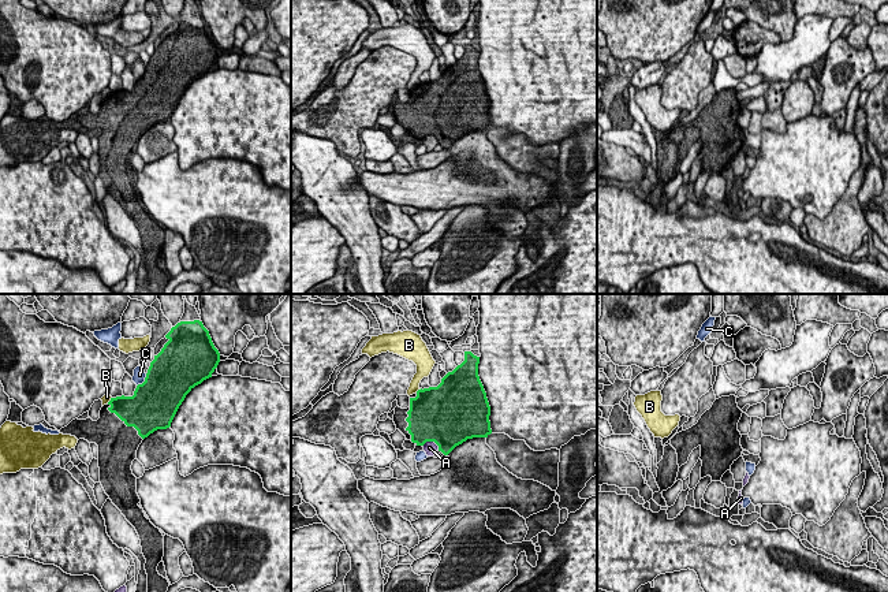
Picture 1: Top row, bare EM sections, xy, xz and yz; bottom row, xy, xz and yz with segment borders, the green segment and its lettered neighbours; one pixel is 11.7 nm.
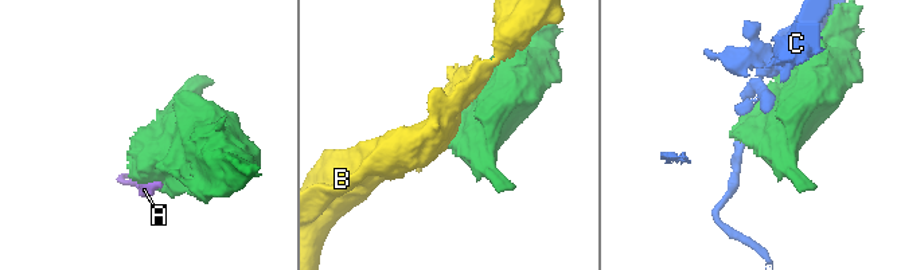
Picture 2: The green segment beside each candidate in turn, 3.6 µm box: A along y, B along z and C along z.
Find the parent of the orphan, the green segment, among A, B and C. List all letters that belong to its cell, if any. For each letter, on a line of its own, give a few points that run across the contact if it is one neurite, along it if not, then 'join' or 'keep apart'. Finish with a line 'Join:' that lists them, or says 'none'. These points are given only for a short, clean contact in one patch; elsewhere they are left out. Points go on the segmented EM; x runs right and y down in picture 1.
A: xz (422, 446), (426, 442), (433, 442), (439, 450) | keep apart
B: keep apart
C: keep apart
Join: none

